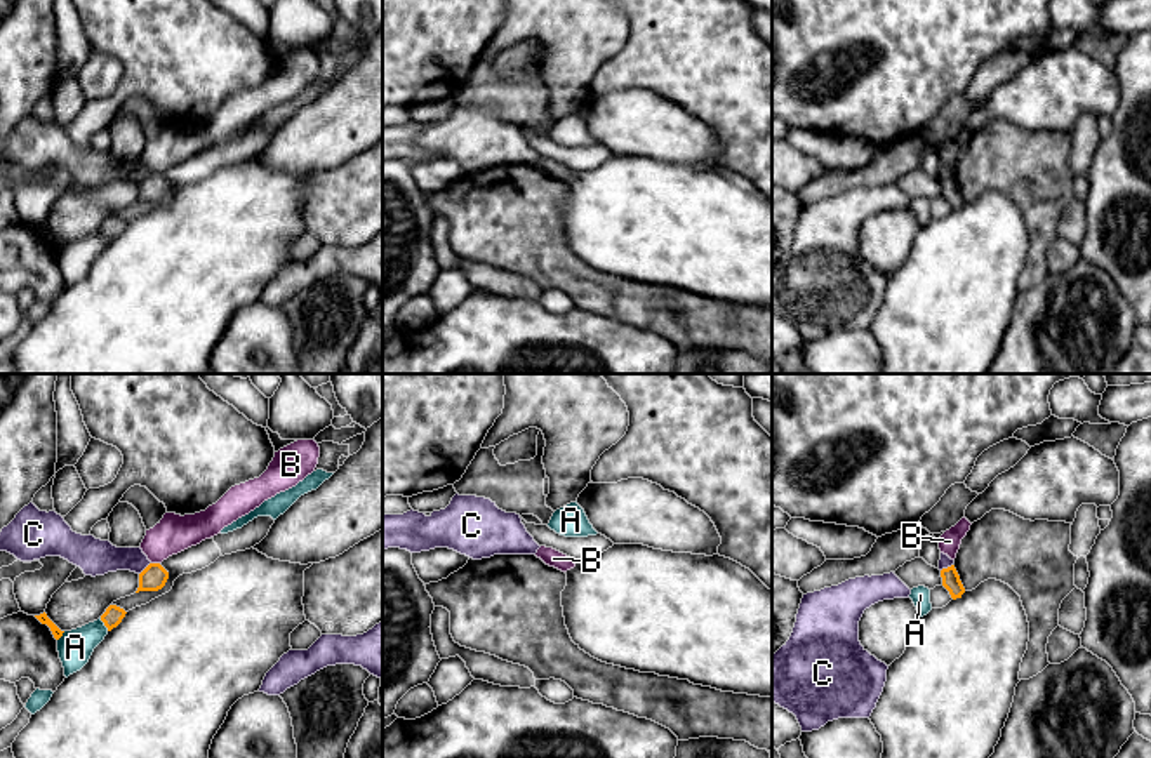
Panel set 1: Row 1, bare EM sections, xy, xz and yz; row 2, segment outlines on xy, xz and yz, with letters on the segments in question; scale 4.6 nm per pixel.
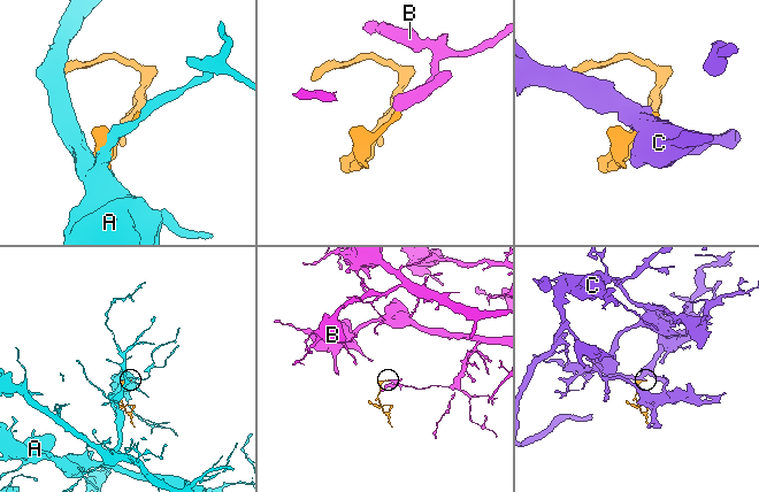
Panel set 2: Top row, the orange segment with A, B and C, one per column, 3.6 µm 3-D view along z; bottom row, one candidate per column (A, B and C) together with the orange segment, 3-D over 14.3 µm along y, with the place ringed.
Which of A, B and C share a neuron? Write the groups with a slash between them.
A / B / C

